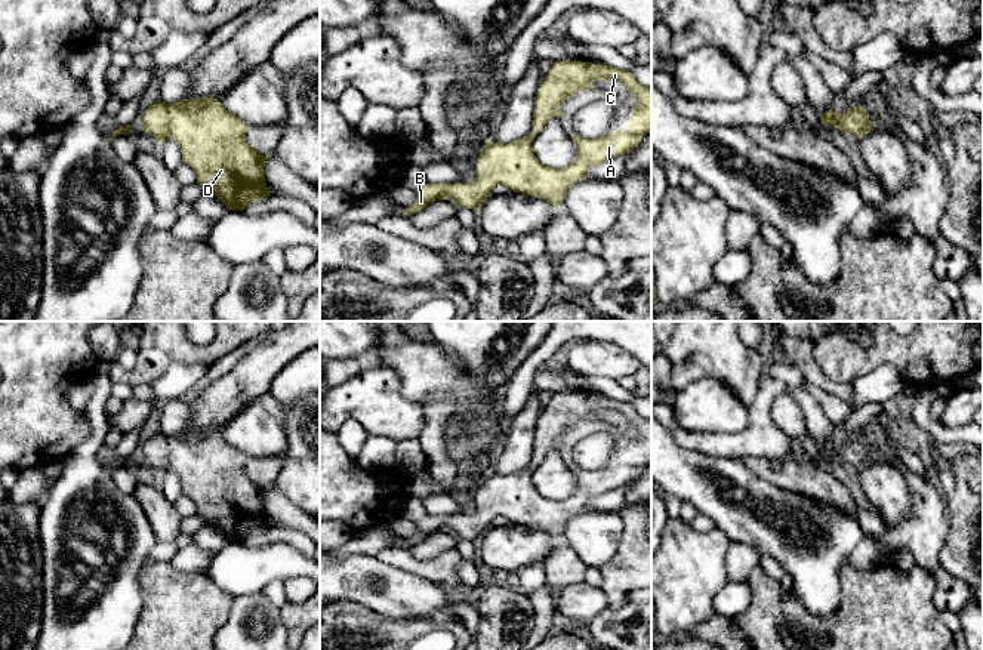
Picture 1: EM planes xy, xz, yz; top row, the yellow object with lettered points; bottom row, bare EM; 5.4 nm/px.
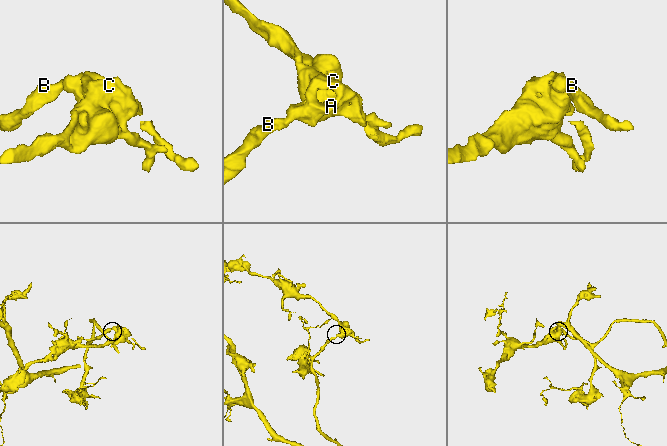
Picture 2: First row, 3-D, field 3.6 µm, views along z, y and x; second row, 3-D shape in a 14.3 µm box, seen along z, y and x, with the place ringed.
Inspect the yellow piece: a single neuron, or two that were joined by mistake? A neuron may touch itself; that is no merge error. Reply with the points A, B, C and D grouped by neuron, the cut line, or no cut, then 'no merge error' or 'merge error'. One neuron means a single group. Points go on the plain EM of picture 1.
A B C D | no cut | no merge error

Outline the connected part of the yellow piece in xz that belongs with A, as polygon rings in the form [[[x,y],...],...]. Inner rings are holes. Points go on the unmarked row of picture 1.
[[[555,392],[537,419],[530,466],[509,475],[499,475],[486,471],[484,481],[475,492],[474,514],[426,515],[416,524],[416,532],[409,539],[403,540],[401,545],[412,548],[425,540],[428,536],[434,535],[437,530],[443,532],[446,529],[452,530],[457,537],[478,542],[480,536],[484,533],[486,529],[490,527],[492,521],[496,517],[505,517],[514,524],[543,530],[552,537],[563,539],[567,521],[574,514],[585,509],[585,505],[589,499],[600,497],[604,493],[632,483],[641,474],[644,465],[651,465],[651,421],[643,418],[626,401],[582,392]],[[607,410],[620,413],[632,426],[632,429],[638,434],[635,438],[632,438],[631,449],[628,452],[628,460],[617,460],[597,471],[585,471],[580,466],[573,466],[571,472],[576,477],[574,492],[568,497],[561,500],[543,497],[533,484],[533,468],[539,465],[552,449],[561,449],[558,440],[564,431],[576,428],[579,422],[594,421],[594,413]]]

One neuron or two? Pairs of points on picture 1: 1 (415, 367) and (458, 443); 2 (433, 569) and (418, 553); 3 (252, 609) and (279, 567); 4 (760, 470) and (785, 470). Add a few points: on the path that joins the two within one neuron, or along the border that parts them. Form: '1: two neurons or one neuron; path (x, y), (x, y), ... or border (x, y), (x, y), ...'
1: one neuron; path (438, 373), (462, 397), (462, 419)
2: two neurons; border (453, 547), (430, 558), (415, 558), (409, 553)
3: two neurons; border (261, 591), (234, 597)
4: one neuron; path (766, 470), (779, 470)

